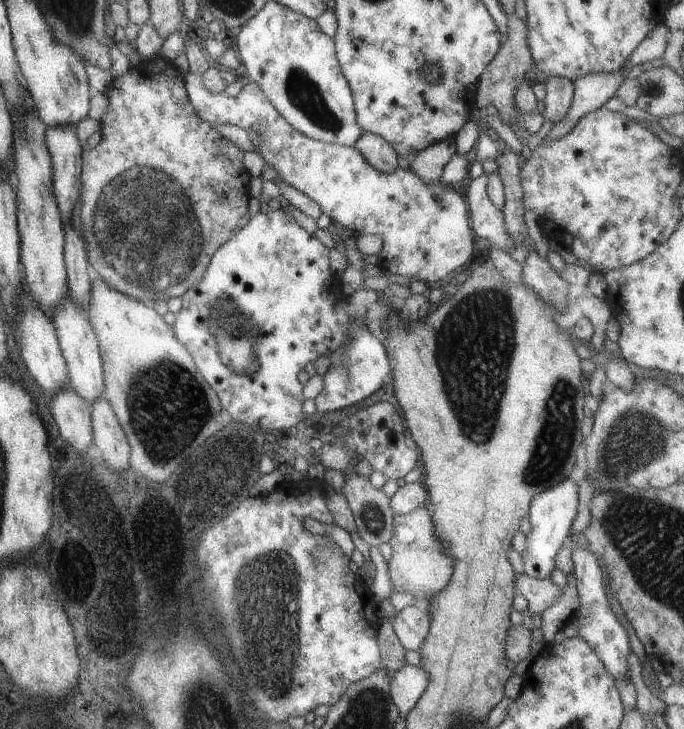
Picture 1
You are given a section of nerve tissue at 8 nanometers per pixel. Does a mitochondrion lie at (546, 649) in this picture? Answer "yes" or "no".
no

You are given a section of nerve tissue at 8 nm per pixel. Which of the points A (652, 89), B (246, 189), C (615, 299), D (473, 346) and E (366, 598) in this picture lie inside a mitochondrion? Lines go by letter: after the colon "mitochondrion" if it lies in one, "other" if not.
A: mitochondrion
B: other
C: other
D: mitochondrion
E: other

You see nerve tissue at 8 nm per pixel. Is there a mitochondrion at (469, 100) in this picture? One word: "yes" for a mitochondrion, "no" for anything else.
no

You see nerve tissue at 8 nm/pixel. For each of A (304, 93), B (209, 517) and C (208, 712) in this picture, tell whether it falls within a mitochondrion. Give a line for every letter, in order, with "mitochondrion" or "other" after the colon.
A: mitochondrion
B: other
C: mitochondrion

